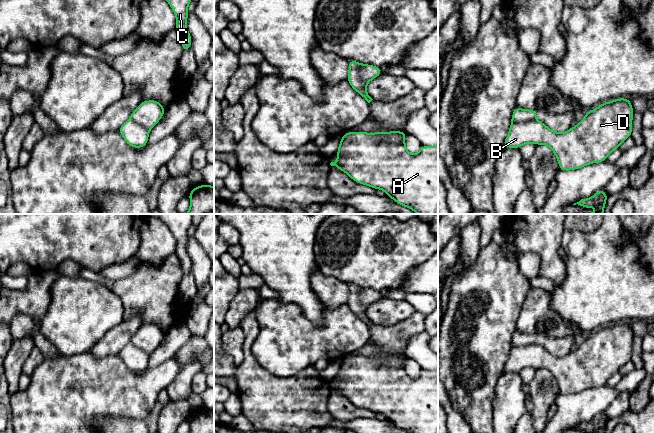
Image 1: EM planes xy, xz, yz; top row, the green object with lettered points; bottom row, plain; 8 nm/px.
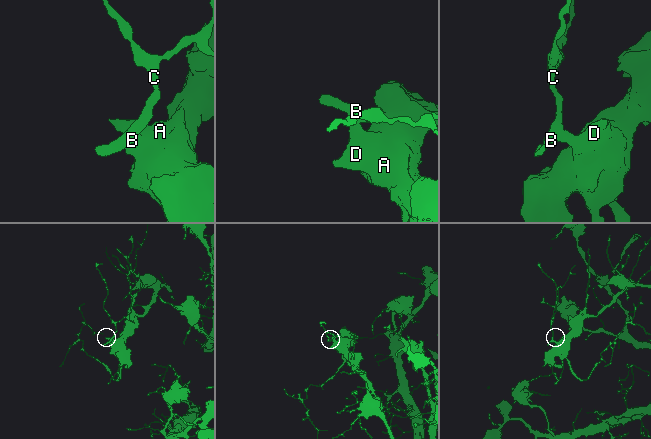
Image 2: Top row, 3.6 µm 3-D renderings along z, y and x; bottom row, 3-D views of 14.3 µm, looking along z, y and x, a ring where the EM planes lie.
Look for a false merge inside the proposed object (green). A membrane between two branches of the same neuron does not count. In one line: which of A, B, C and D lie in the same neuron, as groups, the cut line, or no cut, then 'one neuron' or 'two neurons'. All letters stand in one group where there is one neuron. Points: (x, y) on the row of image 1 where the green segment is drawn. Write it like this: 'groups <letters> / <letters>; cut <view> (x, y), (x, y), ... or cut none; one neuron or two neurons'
groups A B D / C; cut yz (535, 118), (529, 121), (512, 122); two neurons

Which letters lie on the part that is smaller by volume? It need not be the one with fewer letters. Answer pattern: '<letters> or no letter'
C

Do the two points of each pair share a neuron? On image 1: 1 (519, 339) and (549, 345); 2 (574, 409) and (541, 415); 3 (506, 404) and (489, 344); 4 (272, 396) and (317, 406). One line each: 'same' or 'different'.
1: same
2: different
3: different
4: same

